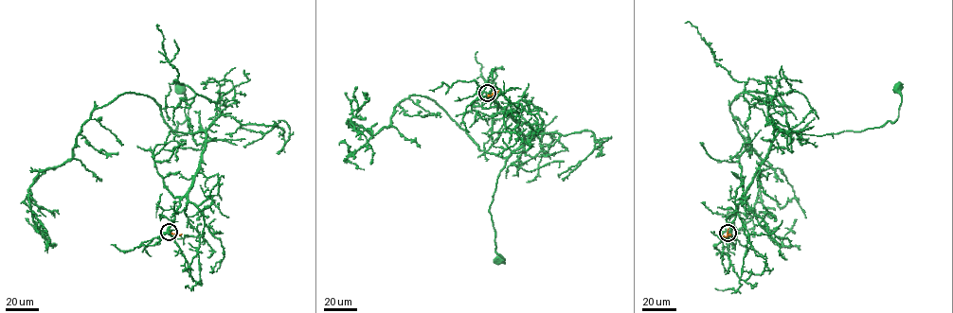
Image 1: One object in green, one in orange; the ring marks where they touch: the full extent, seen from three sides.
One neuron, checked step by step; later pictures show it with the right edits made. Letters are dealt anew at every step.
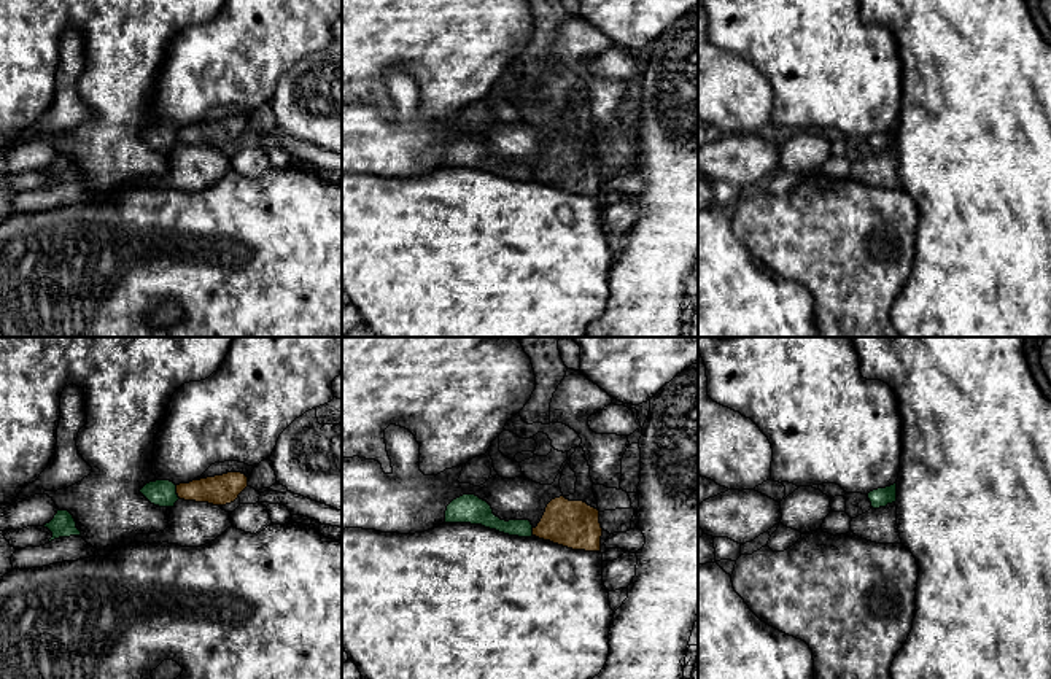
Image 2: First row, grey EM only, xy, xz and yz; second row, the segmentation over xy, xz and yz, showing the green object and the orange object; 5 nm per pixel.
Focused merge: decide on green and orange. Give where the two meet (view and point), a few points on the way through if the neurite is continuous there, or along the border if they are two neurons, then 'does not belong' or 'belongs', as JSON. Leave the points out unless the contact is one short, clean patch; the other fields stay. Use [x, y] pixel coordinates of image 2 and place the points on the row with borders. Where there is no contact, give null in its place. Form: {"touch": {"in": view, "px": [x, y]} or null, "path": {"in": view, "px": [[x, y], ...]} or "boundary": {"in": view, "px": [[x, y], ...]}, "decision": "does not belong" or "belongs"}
{"touch": {"in": "xy", "px": [175, 492]}, "path": {"in": "xy", "px": [[162, 493], [175, 492], [220, 490]]}, "decision": "belongs"}

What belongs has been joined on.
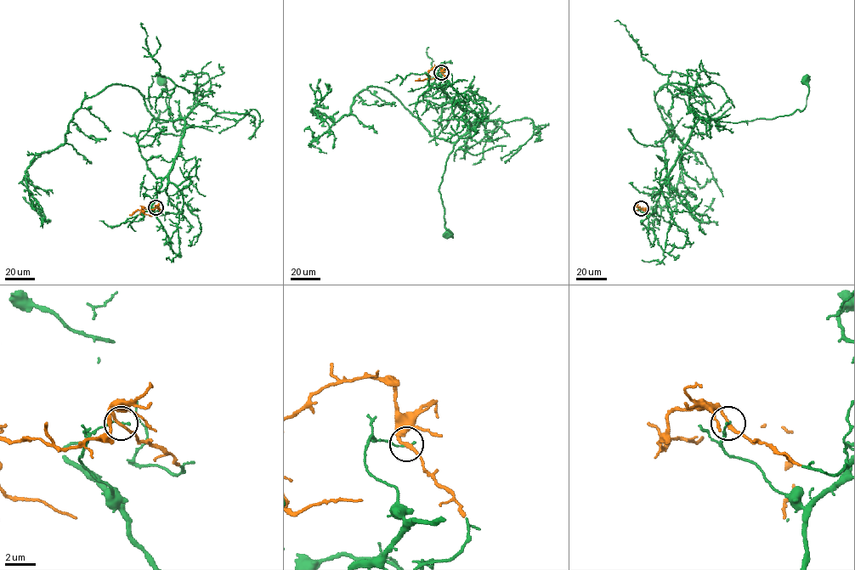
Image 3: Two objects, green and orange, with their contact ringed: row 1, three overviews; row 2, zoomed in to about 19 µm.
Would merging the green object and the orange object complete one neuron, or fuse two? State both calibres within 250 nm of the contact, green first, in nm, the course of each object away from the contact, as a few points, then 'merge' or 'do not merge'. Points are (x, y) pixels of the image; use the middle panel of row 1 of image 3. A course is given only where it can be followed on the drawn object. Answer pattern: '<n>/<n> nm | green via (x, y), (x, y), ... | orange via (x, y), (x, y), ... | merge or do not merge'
130/180 nm | green via (442, 72), (436, 87), (461, 107), (470, 129), (449, 155), (439, 189), (444, 227), (453, 237), (445, 234) | orange via (442, 72), (440, 66), (434, 66), (426, 79), (416, 81) | merge

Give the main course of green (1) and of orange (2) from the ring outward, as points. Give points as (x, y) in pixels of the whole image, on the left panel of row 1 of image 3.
1: (156, 207), (155, 215), (150, 205), (173, 163), (184, 120), (154, 119), (167, 107), (167, 88), (160, 80)
2: (156, 207), (150, 210), (143, 207), (130, 215)

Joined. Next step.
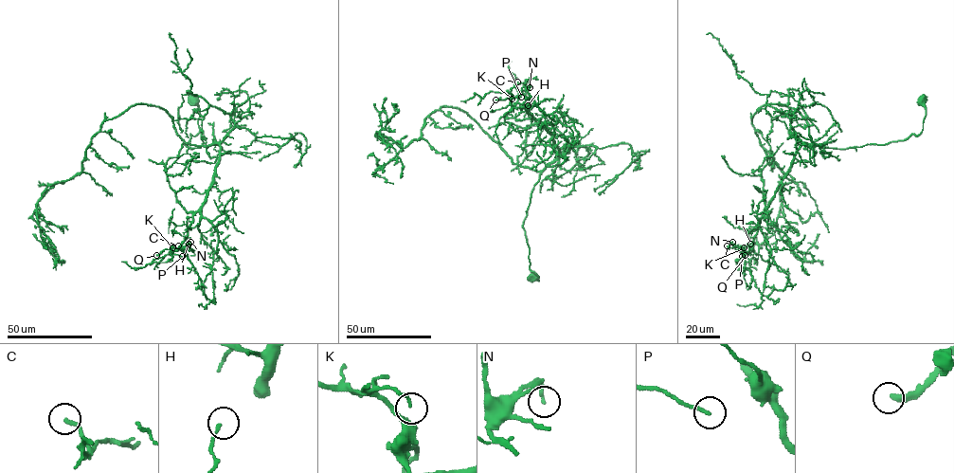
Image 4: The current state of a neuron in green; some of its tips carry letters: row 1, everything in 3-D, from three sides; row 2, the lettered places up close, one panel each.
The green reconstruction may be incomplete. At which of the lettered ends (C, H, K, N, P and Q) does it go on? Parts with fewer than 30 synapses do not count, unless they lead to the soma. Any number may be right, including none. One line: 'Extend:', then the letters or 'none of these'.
Extend: none of these

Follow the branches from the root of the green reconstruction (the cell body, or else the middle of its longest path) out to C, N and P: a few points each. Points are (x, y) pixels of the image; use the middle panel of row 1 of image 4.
C: (530, 278), (539, 281), (530, 269), (523, 222), (534, 185), (559, 150), (519, 107), (525, 83), (517, 81)
N: (530, 278), (539, 281), (530, 269), (523, 222), (534, 185), (559, 150), (519, 107), (521, 90), (530, 87)
P: (530, 278), (539, 281), (523, 222), (559, 150), (519, 107), (524, 83), (510, 92), (521, 97)

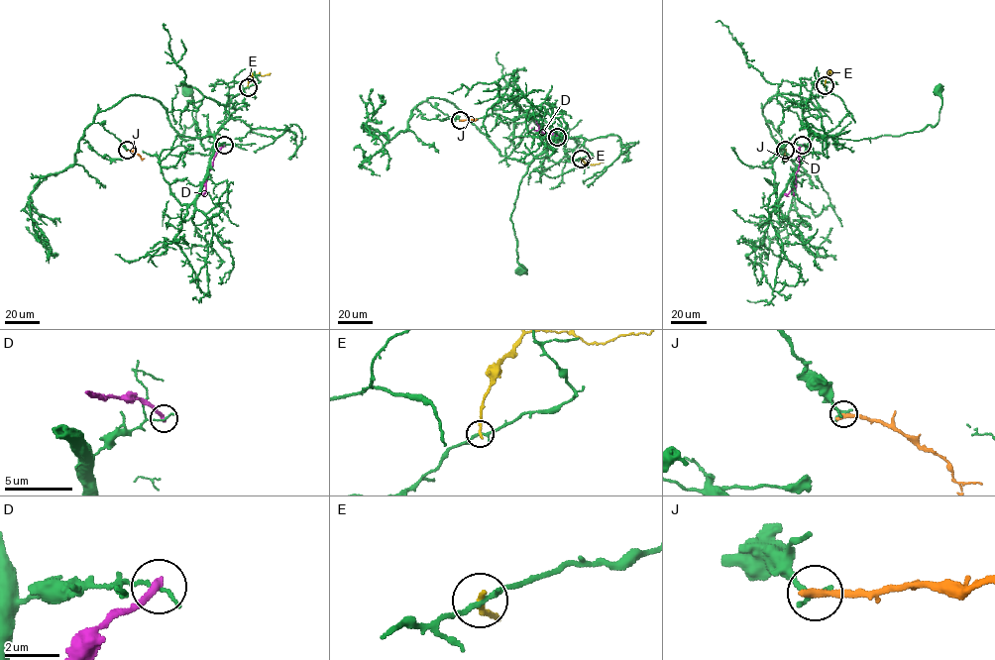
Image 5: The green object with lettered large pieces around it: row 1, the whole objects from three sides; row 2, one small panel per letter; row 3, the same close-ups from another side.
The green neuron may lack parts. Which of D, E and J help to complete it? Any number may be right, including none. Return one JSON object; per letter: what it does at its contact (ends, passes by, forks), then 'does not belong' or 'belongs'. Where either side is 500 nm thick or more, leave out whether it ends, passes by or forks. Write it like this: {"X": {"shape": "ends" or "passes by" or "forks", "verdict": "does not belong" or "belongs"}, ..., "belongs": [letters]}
{"D": {"shape": "ends", "verdict": "does not belong"}, "E": {"shape": "ends", "verdict": "does not belong"}, "J": {"shape": "ends", "verdict": "does not belong"}, "belongs": []}

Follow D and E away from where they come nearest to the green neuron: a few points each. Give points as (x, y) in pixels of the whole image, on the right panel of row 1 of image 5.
D: (802, 145), (795, 184), (788, 196)
E: (825, 85), (826, 77), (830, 73), (828, 71)

